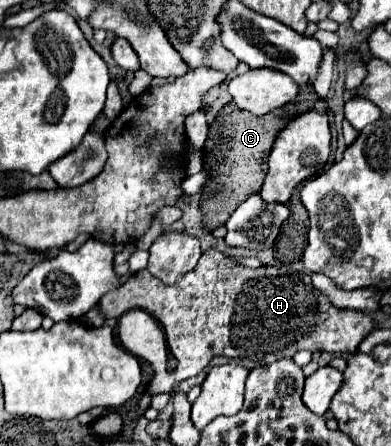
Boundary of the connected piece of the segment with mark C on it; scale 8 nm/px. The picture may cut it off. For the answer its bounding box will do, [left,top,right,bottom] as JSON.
[201,102,289,230]

